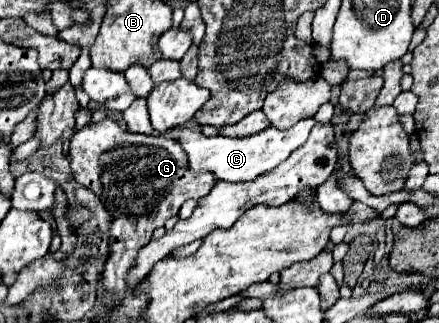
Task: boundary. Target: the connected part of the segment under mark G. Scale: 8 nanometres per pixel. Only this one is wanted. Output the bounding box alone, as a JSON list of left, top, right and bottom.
[69,118,215,304]

